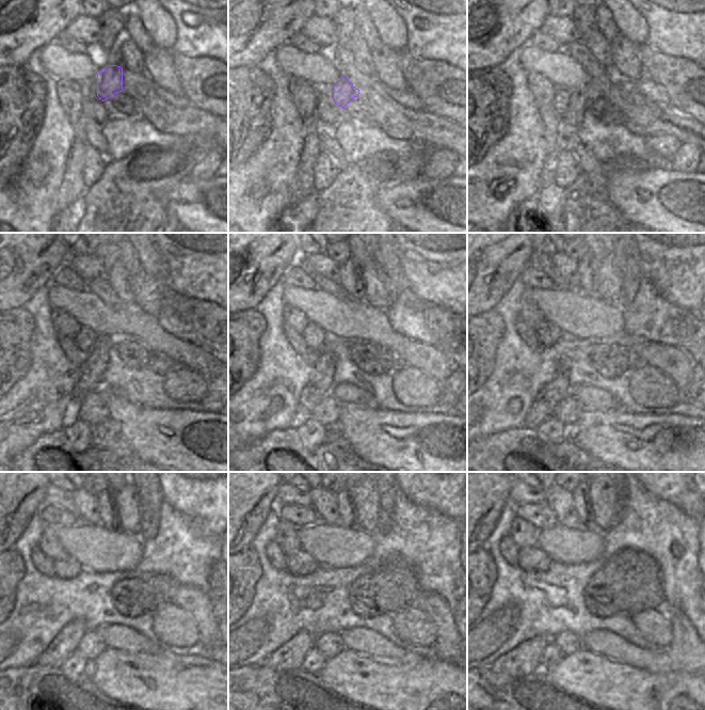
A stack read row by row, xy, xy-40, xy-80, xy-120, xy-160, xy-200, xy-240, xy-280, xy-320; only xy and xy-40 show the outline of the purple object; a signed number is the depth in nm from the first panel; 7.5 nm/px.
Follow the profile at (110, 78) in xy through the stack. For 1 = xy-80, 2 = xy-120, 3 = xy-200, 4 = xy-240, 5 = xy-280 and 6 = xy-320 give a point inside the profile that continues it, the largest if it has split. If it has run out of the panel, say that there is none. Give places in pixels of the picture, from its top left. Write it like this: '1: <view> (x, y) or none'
1: xy-80 (580, 98)
2: xy-120 (89, 374)
3: xy-200 (551, 393)
4: xy-240 (65, 643)
5: xy-280 (290, 656)
6: xy-320 (525, 659)

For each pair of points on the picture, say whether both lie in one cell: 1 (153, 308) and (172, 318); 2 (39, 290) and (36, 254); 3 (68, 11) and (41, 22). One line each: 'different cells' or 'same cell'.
1: different cells
2: different cells
3: same cell

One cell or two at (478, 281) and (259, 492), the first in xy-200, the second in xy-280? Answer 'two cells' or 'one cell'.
one cell

